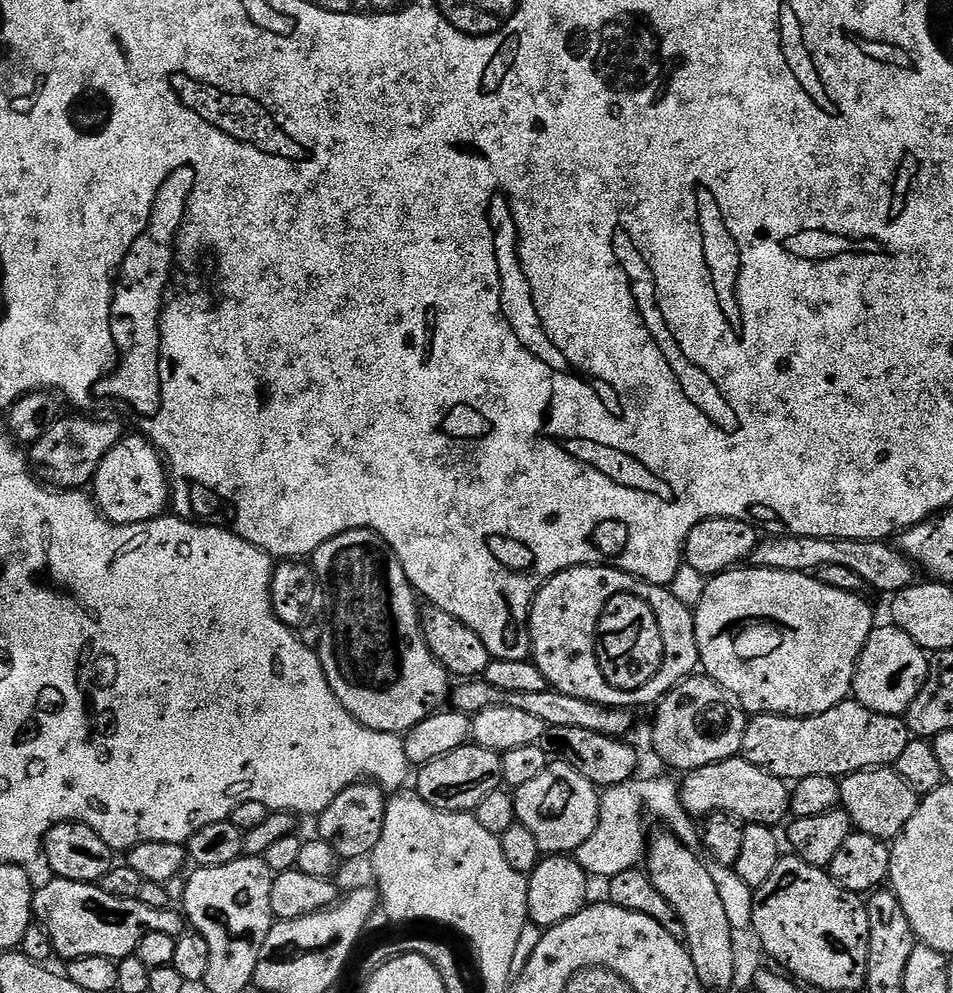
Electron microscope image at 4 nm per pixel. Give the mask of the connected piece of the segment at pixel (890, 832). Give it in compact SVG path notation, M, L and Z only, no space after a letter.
M891 767L868 768L864 772L852 772L840 780L840 804L850 814L855 831L865 832L874 838L891 842L914 818L918 797L910 786Z

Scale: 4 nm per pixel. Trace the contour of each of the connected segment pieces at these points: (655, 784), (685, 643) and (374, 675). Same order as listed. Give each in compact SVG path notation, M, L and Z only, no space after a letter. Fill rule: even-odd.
M660 776L657 780L640 780L641 778L633 778L619 784L613 788L603 789L600 797L600 813L598 814L598 826L594 826L594 834L590 834L590 838L586 838L586 842L582 842L582 846L576 849L574 859L584 867L584 871L589 877L607 878L614 874L622 874L622 870L630 870L637 867L645 859L646 856L646 832L644 836L644 811L648 811L650 815L657 816L660 820L665 820L667 827L672 831L683 844L689 846L695 845L698 840L698 828L694 825L693 817L685 812L684 807L680 804L680 790L677 781L674 779L667 780L666 777Z
M580 564L577 568L567 568L551 576L532 600L528 615L528 639L530 650L532 646L531 659L538 666L547 687L570 694L570 698L582 698L582 702L594 702L607 708L637 710L647 704L655 706L677 684L697 675L700 668L694 609L674 598L671 587L651 584L607 564ZM623 592L642 599L657 616L664 651L658 672L644 686L634 690L612 686L603 676L596 659L596 624L599 616L607 600Z
M352 528L349 532L338 534L334 538L330 538L330 542L318 546L318 550L312 553L310 557L310 567L322 585L322 612L324 615L322 625L324 624L324 629L320 632L318 655L322 662L322 670L328 679L330 690L334 690L338 702L342 702L345 710L364 728L378 730L379 732L406 734L411 728L418 726L418 722L422 722L433 712L443 709L450 696L450 683L448 684L450 673L433 658L430 646L426 646L426 638L420 629L422 608L421 605L416 605L418 593L406 578L406 570L402 570L402 562L398 562L398 558L392 552L392 547L386 544L377 532L371 532L369 528Z

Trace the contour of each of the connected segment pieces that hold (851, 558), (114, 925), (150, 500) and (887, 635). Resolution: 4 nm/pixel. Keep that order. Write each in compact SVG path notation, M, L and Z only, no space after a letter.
M777 535L772 540L761 539L752 551L750 560L757 568L782 570L783 572L803 572L816 574L822 566L847 566L862 574L865 585L876 592L895 594L917 583L918 569L899 547L888 540L827 540L826 538L806 538L805 536Z
M48 878L44 885L32 893L32 914L37 925L44 928L52 943L53 953L64 962L101 956L121 961L135 953L138 942L151 932L177 937L185 931L186 920L171 907L142 906L140 900L113 898L96 884L83 884L73 880Z
M139 434L125 435L112 447L110 454L102 458L96 476L92 479L90 492L96 507L100 509L100 515L112 524L145 524L147 520L157 520L165 515L170 504L170 477L160 453L149 440Z
M873 627L870 638L856 663L856 673L852 679L852 696L862 706L878 714L903 717L908 708L918 698L930 671L930 656L902 629Z

